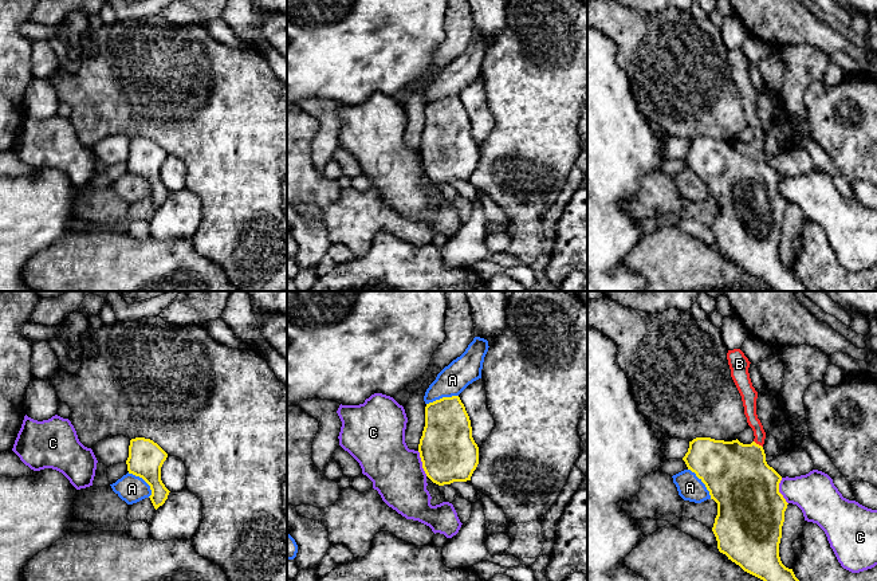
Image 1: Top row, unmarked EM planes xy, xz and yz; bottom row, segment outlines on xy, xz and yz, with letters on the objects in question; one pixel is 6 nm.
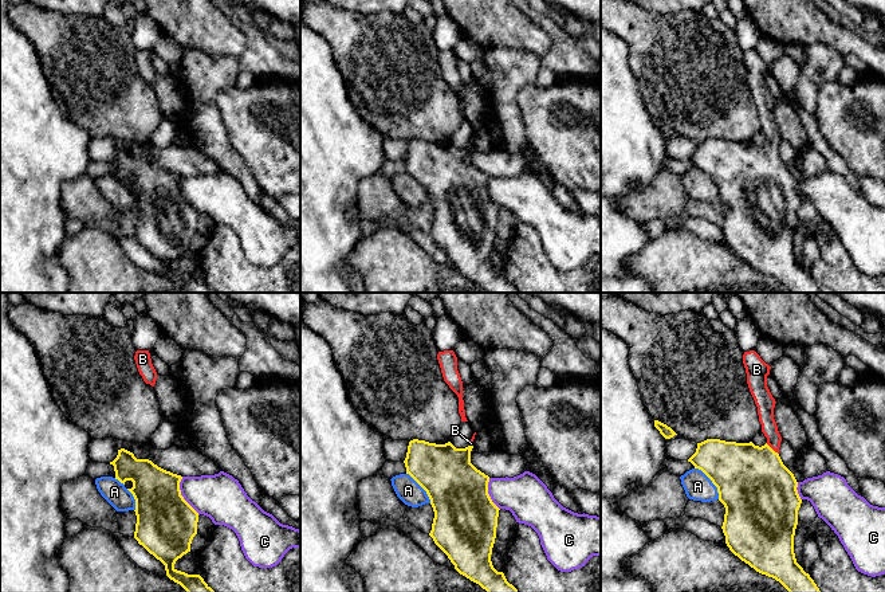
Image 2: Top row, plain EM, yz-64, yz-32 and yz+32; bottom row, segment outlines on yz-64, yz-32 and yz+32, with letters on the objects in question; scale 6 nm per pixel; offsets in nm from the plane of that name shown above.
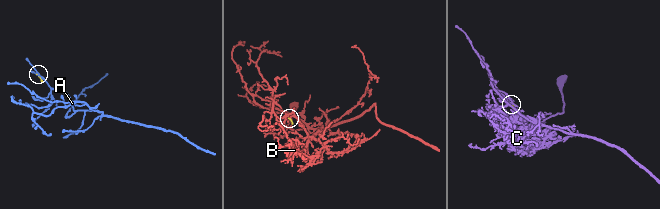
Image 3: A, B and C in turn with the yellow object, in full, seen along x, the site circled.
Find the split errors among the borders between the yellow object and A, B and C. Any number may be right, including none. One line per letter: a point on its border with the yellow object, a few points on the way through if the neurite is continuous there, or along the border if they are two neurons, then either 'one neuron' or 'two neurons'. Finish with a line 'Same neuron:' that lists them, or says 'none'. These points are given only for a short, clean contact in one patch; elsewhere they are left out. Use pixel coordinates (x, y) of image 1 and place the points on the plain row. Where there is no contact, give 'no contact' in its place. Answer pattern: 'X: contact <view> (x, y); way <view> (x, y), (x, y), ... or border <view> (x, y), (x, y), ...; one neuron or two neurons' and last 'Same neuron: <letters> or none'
A: contact yz (703, 181); border yz (688, 168), (704, 184), (711, 197); two neurons
B: contact yz (758, 144); way yz (736, 175), (751, 157), (758, 144), (758, 128), (750, 103); one neuron
C: contact yz (778, 191); border yz (781, 177), (779, 192), (787, 203); two neurons
Same neuron: B

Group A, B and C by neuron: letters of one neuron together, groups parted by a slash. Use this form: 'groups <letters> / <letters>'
groups A / B / C

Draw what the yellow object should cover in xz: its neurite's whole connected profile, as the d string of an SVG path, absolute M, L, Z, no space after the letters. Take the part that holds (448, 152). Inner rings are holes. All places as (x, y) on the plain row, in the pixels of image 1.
M459 95L426 103L418 152L422 168L433 182L444 185L471 180L479 164L479 146Z

